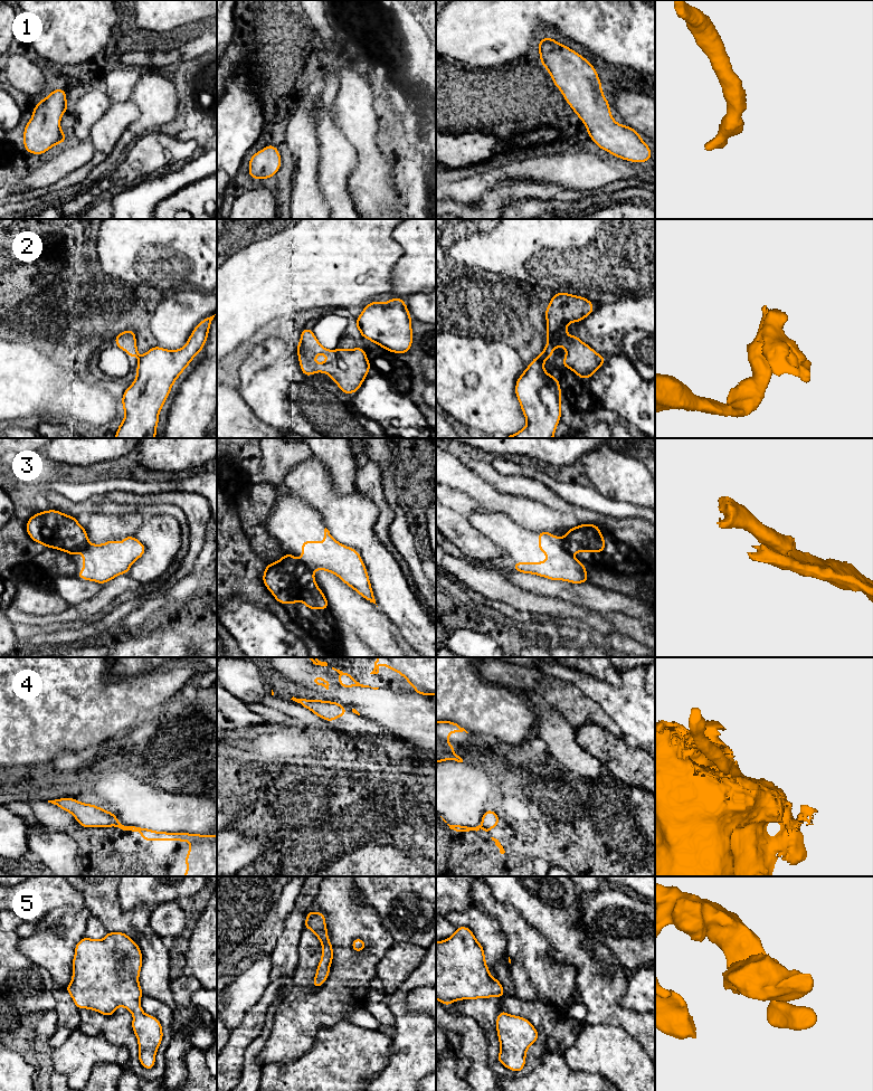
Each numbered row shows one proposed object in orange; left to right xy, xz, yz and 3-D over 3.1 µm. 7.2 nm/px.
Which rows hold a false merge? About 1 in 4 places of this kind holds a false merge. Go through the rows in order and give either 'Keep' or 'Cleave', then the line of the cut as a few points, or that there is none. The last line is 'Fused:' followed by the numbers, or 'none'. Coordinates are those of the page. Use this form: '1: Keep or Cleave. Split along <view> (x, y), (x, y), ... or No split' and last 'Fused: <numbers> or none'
1: Keep. No split
2: Cleave. Split along yz (539, 356), (544, 360)
3: Cleave. Split along yz (559, 539), (571, 552)
4: Cleave. Split along yz (481, 824), (489, 831)
5: Keep. No split
Fused: 2, 3, 4

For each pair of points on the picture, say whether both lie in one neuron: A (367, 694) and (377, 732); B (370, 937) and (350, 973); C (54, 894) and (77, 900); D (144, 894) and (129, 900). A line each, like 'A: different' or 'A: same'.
A: different
B: same
C: same
D: same

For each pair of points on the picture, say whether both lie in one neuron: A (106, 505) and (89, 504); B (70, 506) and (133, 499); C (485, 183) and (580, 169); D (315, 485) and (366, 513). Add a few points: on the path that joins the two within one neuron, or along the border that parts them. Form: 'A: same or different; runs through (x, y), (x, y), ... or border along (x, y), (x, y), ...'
A: same; runs through (102, 504), (94, 504)
B: different; border along (105, 495), (119, 504)
C: same; runs through (509, 170), (557, 169)
D: same; runs through (328, 497), (343, 513), (353, 513)

